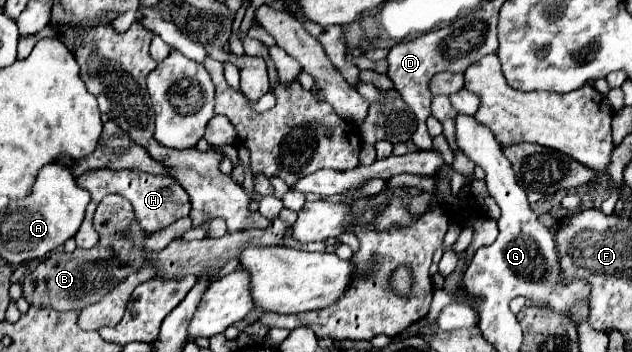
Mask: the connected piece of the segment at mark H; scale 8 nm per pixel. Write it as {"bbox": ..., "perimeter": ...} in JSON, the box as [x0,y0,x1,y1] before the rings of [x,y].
{"bbox":[75,170,191,250],"perimeter":[[[93,170],[93,172],[79,176],[77,184],[91,194],[91,202],[87,206],[85,220],[81,222],[81,228],[75,234],[77,246],[87,248],[87,250],[95,248],[99,244],[99,234],[93,228],[91,220],[93,220],[93,212],[95,212],[97,204],[107,194],[121,194],[131,202],[133,212],[135,212],[135,220],[139,222],[139,228],[143,234],[151,234],[161,228],[167,228],[169,224],[173,224],[179,218],[189,216],[189,212],[191,212],[191,202],[189,202],[187,192],[177,184],[175,178],[165,176],[165,174],[147,174],[147,172],[139,172],[139,170],[117,170],[117,172],[115,170]]]}

